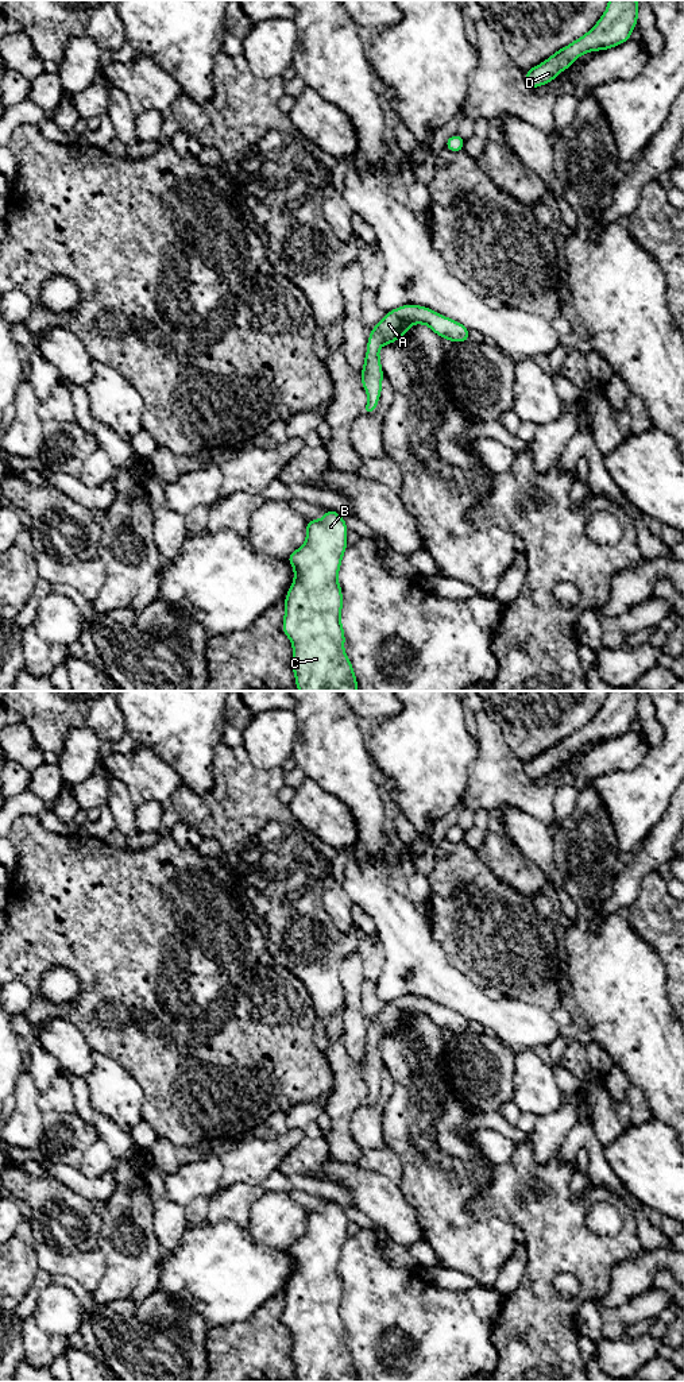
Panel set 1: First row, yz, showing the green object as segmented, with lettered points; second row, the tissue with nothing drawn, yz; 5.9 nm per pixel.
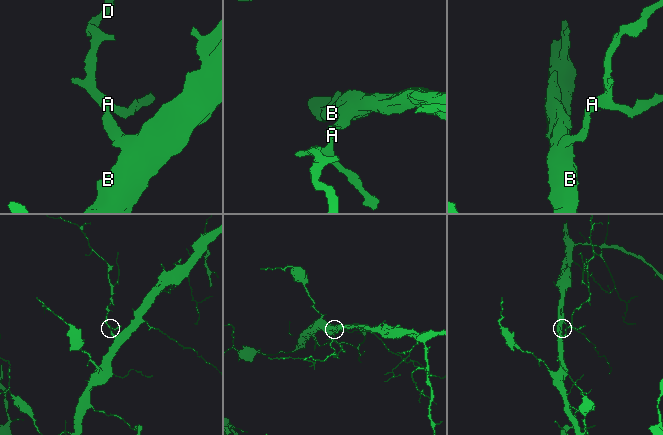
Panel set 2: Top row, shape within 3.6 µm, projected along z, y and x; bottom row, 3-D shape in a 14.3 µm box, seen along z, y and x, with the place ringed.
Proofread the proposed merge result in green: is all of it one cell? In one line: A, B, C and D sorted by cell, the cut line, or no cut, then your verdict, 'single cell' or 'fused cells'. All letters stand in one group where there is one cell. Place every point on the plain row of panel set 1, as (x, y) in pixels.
groups A B C D; cut none; single cell

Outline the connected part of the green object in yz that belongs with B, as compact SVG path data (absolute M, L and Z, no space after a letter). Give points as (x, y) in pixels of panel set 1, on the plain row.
M326 1200L321 1211L308 1211L304 1236L286 1248L294 1259L294 1271L283 1293L282 1323L291 1332L291 1356L300 1382L359 1382L355 1362L344 1343L343 1282L337 1270L348 1238L347 1223L343 1207Z

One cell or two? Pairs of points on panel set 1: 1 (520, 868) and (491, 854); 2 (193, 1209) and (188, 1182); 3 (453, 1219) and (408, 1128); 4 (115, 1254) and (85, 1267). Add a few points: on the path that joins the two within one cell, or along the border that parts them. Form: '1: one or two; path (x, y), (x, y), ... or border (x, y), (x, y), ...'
1: one; path (513, 868), (498, 854)
2: two; border (209, 1197), (193, 1197), (184, 1207)
3: one; path (439, 1196), (439, 1164), (431, 1151)
4: two; border (99, 1247), (103, 1250)

